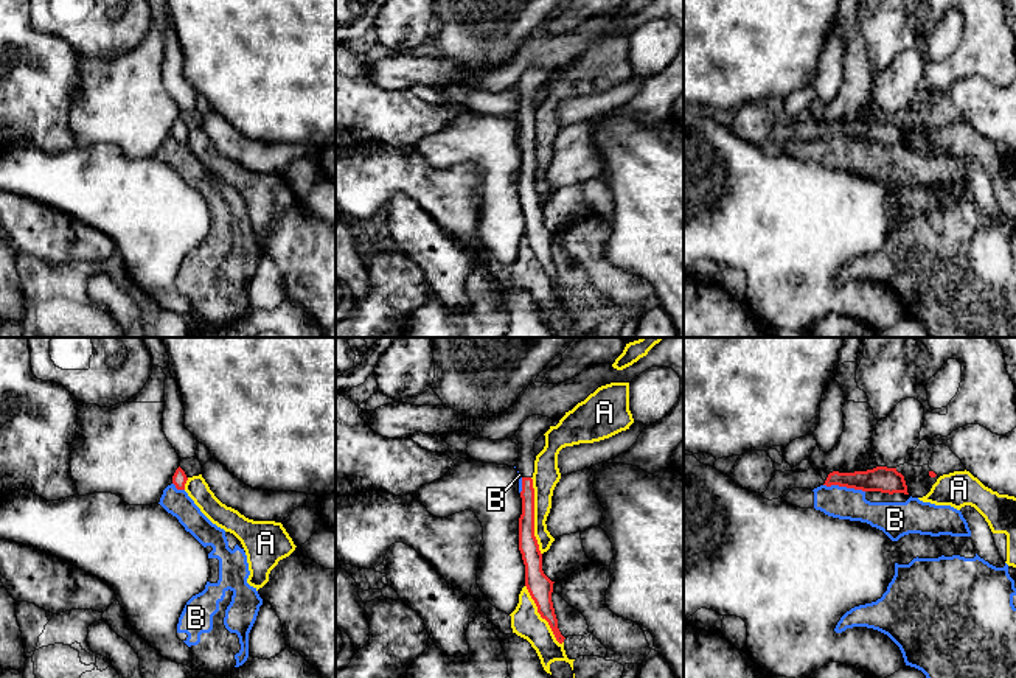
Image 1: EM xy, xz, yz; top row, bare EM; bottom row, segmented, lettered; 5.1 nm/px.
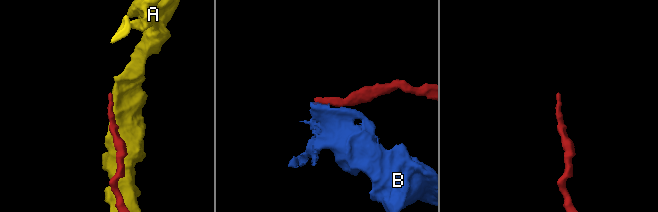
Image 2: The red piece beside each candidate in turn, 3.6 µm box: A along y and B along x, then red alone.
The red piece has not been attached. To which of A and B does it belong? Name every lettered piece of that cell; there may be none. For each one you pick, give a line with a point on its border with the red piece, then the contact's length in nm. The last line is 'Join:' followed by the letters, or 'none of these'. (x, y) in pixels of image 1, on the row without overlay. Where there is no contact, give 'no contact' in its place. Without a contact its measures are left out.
B: meets red in yz at (844, 137); contact 220 nm long
Join: B

